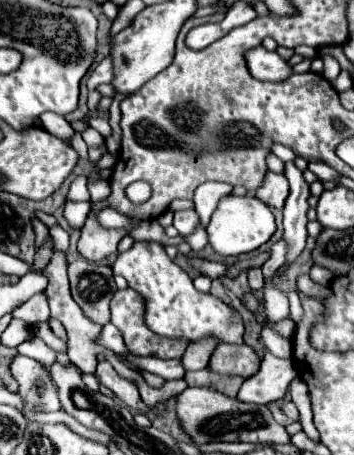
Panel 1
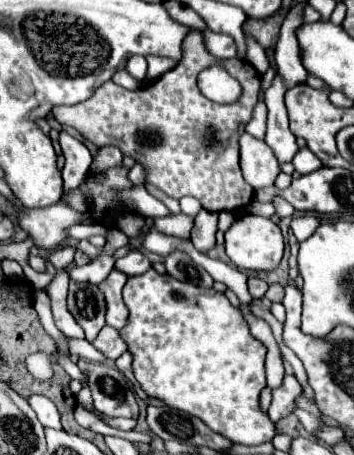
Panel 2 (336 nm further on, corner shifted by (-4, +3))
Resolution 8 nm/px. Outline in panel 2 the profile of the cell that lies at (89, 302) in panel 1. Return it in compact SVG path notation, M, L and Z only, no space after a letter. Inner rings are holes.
M75 283L69 285L67 309L79 321L85 331L85 339L93 341L101 327L105 325L105 299L97 285Z

